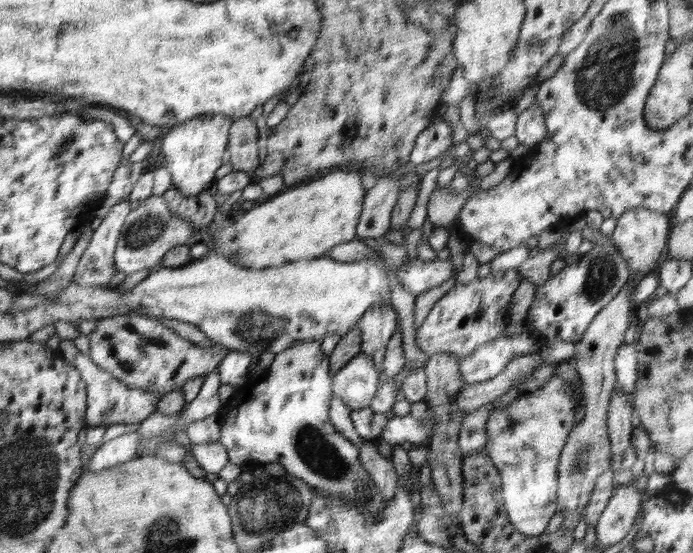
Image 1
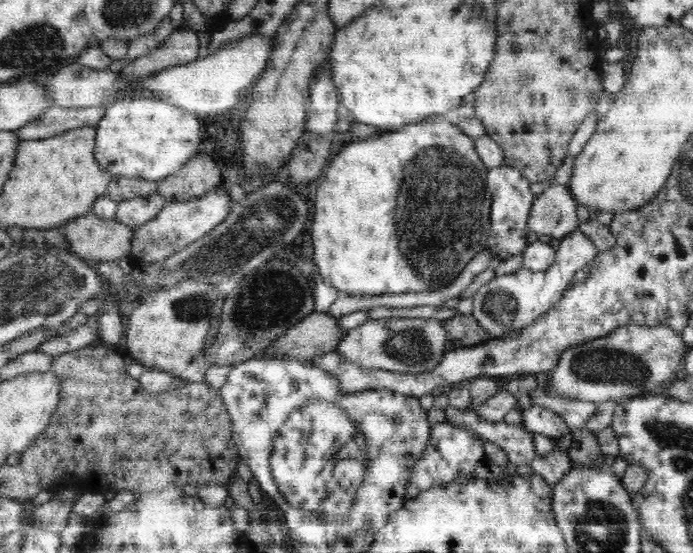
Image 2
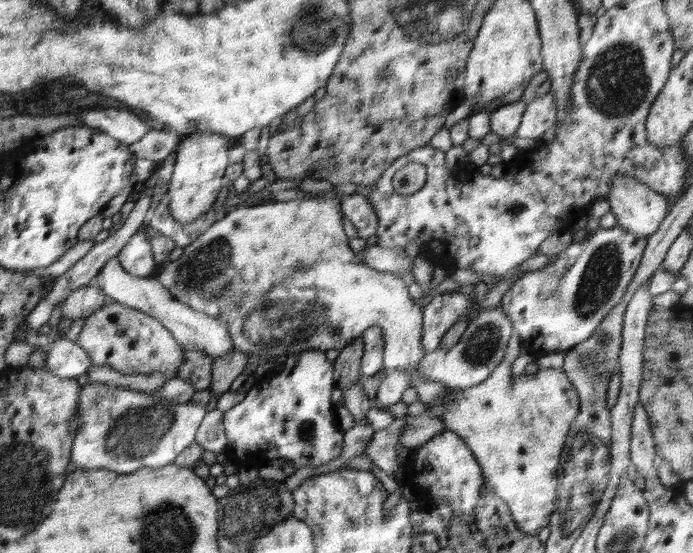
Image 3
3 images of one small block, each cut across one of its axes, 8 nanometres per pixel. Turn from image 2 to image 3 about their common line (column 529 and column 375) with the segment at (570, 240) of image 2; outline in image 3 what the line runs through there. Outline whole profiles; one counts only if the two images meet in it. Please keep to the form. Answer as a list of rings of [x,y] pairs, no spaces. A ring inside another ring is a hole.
[[[340,259],[322,261],[316,268],[306,268],[300,272],[294,270],[286,278],[282,279],[284,284],[278,284],[266,298],[256,294],[252,296],[244,294],[244,298],[238,298],[240,288],[236,288],[236,284],[232,286],[226,284],[226,288],[218,292],[215,304],[220,304],[220,315],[222,309],[226,311],[226,316],[222,320],[234,341],[234,350],[247,352],[248,356],[273,358],[282,354],[308,352],[312,348],[326,352],[332,348],[342,349],[348,346],[352,340],[372,326],[380,327],[385,342],[384,368],[387,371],[410,372],[410,388],[418,390],[418,398],[426,408],[432,408],[432,404],[442,400],[444,411],[441,421],[444,422],[445,430],[454,432],[464,440],[480,464],[486,484],[496,496],[505,501],[516,526],[529,535],[538,535],[542,528],[549,526],[560,480],[561,453],[571,424],[579,412],[578,391],[566,377],[563,367],[539,369],[535,374],[513,378],[510,368],[520,354],[521,340],[516,332],[512,332],[502,362],[486,380],[472,387],[459,389],[426,377],[416,377],[418,360],[422,360],[425,354],[422,347],[423,312],[420,303],[410,297],[408,280],[401,280],[400,276],[394,273],[377,271],[356,260],[342,262]]]

